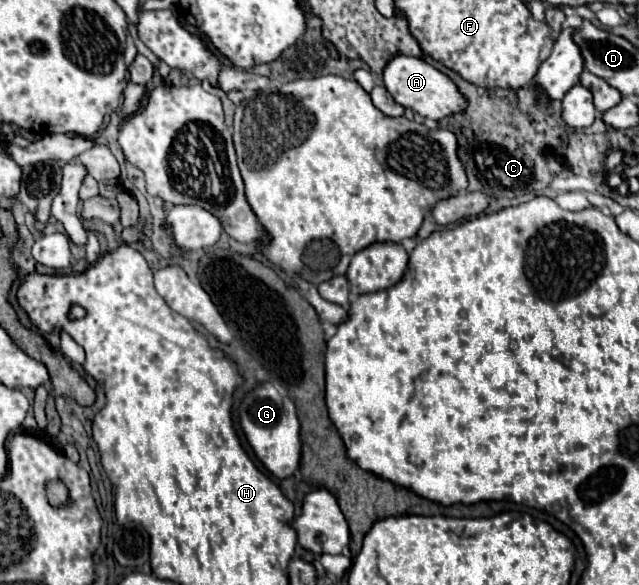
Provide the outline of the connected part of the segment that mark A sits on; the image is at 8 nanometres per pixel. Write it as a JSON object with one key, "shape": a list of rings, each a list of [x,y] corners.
{"shape":[[[402,54],[394,56],[382,70],[382,82],[384,82],[384,88],[392,94],[392,98],[400,106],[412,108],[414,112],[430,120],[440,120],[446,114],[454,114],[454,110],[462,110],[462,106],[466,106],[466,98],[458,94],[458,88],[454,86],[454,82],[450,82],[446,74],[442,74],[440,70],[436,70],[434,66],[430,66],[420,58],[410,58]]]}

